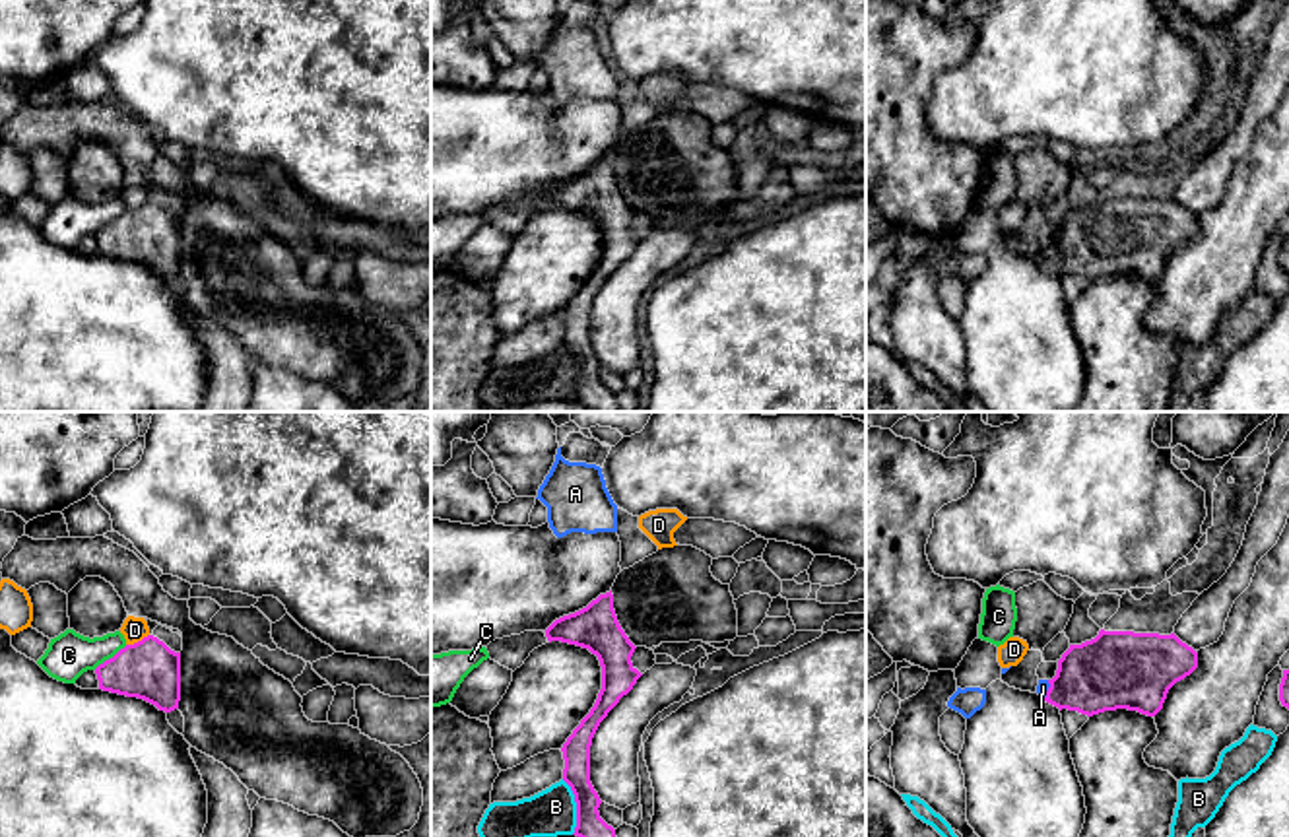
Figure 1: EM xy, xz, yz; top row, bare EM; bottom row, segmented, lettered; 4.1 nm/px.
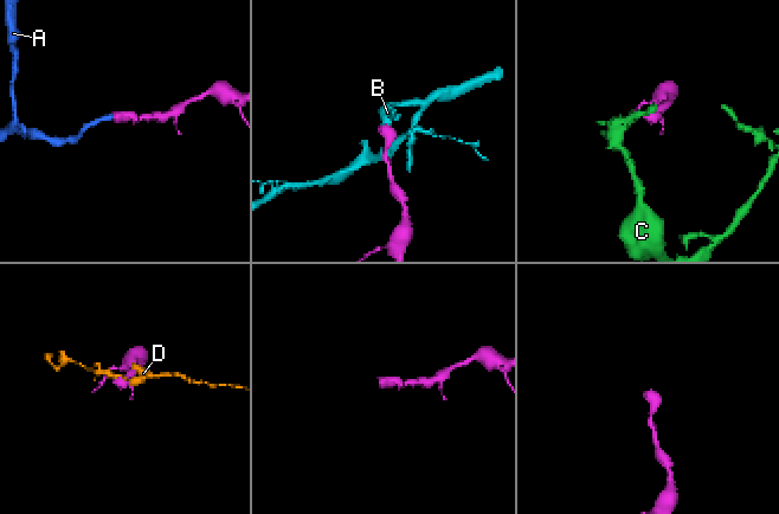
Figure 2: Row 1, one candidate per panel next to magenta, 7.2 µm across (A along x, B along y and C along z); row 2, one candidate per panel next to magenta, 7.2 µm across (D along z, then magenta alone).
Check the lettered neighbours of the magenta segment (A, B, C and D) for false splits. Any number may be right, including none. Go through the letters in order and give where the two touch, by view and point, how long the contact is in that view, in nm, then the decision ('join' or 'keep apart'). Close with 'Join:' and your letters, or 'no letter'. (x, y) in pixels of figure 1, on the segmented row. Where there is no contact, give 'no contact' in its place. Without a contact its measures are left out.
A: meets magenta in yz at (1049, 690); contact 80 nm long; join
B: meets magenta in xz at (577, 806); contact 240 nm long; keep apart
C: meets magenta in xy at (109, 659); contact 170 nm long; keep apart
D: meets magenta in xy at (138, 641); contact 110 nm long; keep apart
Join: A

